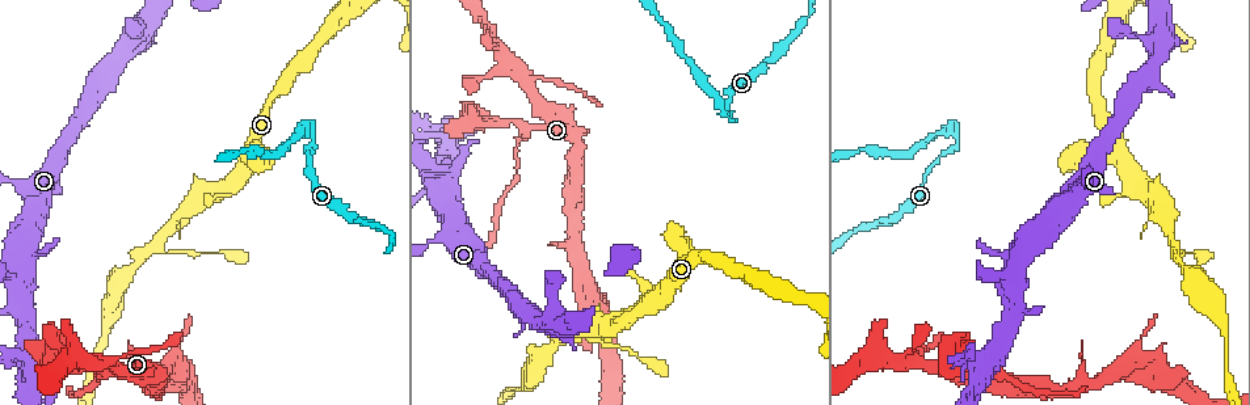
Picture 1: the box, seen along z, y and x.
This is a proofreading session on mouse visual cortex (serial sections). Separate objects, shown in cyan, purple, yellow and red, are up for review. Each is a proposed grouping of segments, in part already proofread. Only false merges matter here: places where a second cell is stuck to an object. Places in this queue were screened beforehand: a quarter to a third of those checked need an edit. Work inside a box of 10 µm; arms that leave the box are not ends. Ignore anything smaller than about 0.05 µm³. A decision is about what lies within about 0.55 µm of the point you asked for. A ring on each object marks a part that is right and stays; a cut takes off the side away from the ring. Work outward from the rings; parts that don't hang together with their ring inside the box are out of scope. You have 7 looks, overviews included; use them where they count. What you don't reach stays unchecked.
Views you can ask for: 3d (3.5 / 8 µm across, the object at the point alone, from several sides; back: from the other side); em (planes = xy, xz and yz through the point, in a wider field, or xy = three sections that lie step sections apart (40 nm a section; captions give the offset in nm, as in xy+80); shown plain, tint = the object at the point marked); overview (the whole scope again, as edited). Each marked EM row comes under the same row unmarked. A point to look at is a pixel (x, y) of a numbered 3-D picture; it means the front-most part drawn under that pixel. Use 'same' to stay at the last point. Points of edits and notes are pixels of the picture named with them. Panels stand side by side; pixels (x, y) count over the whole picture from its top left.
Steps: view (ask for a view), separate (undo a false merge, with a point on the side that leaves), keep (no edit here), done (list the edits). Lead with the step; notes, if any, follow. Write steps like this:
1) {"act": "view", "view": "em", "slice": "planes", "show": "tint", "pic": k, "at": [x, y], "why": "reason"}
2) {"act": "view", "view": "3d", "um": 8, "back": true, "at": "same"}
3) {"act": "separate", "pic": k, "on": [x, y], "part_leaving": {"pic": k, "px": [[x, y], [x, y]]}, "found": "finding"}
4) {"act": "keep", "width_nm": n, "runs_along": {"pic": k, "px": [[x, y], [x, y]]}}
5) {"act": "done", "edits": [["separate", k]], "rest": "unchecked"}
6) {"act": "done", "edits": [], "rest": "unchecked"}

{"act": "view", "view": "3d", "um": 3.5, "back": true, "pic": 1, "at": [516, 150]}

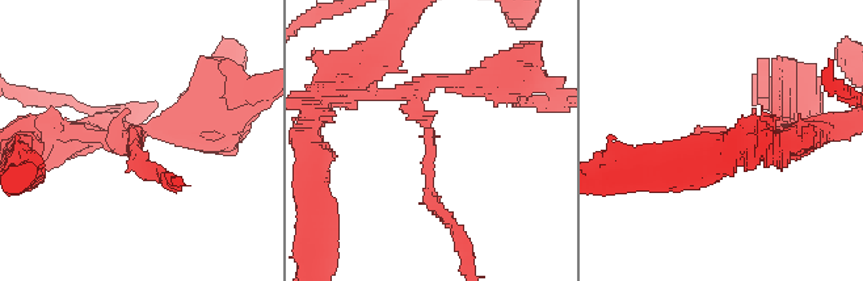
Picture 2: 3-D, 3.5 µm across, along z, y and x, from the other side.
{"act": "view", "view": "em", "slice": "xy", "step": 5, "show": "tint", "pic": 2, "at": [432, 138], "arm_widths_nm": [150, 150], "why": "now the EM"}

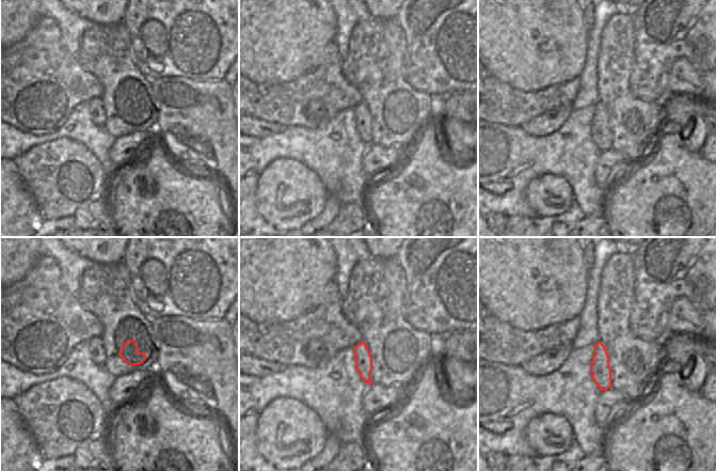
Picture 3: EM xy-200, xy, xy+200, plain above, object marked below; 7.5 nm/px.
{"act": "separate", "pic": 2, "on": [426, 166], "width_nm": 130, "part_leaving": {"pic": 2, "px": [[422, 122], [430, 200], [455, 230]]}, "found": "a second cell is stuck on"}

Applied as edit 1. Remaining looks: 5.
{"act": "view", "view": "overview"}

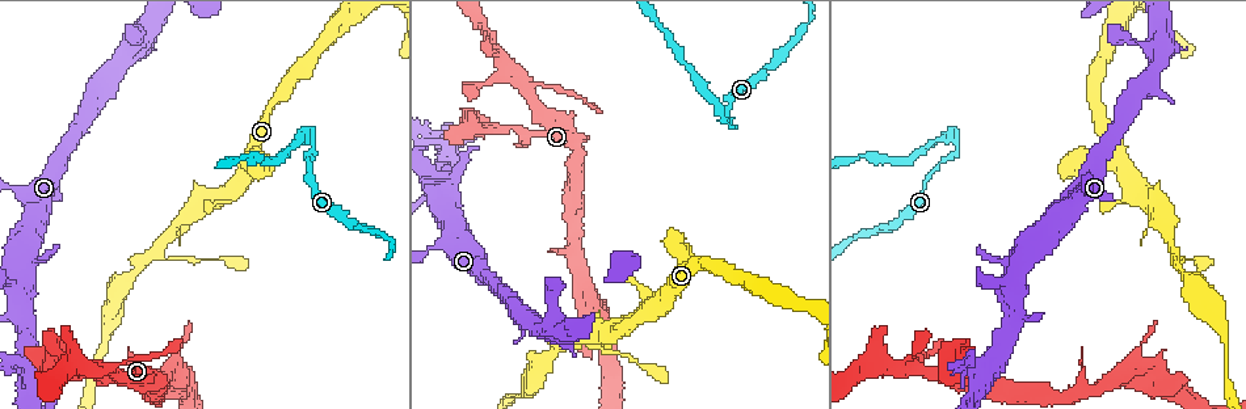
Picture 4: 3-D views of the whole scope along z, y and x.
{"act": "view", "view": "3d", "um": 3.5, "pic": 4, "at": [159, 250], "why": "arms part here"}

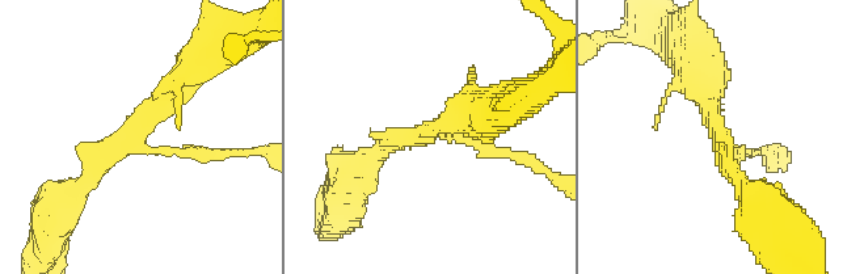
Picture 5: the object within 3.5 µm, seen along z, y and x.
{"act": "view", "view": "em", "slice": "xy", "step": 2, "show": "tint", "pic": 5, "at": [427, 134], "arms": 3, "arm_widths_nm": [150, 250, 250], "why": "now the EM"}

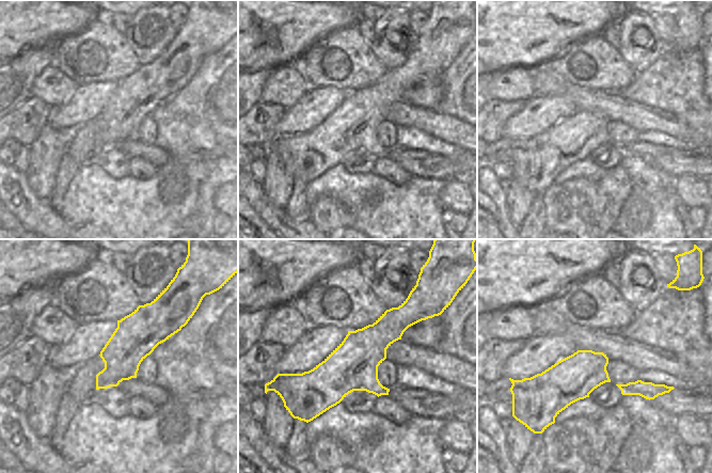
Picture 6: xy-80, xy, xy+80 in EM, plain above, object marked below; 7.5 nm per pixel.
{"act": "keep", "found": "all the same cell"}

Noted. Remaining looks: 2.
{"act": "done", "edits": [["separate", 2]], "rest": "unchecked"}

